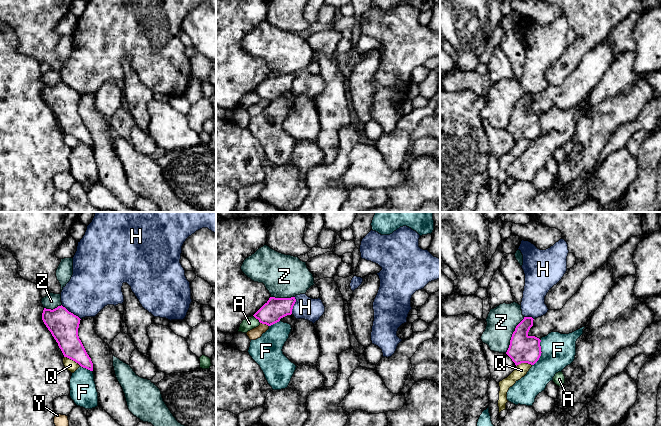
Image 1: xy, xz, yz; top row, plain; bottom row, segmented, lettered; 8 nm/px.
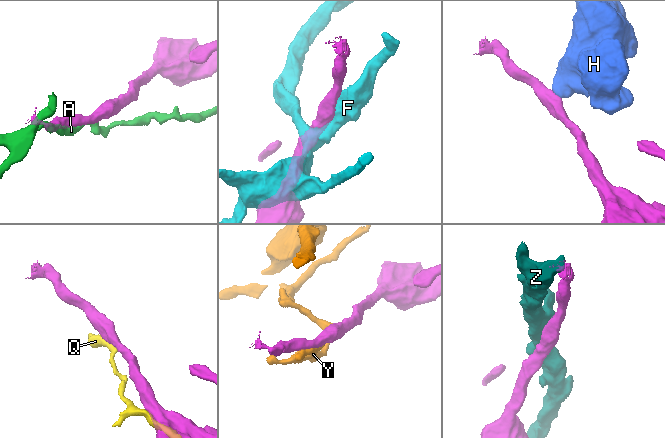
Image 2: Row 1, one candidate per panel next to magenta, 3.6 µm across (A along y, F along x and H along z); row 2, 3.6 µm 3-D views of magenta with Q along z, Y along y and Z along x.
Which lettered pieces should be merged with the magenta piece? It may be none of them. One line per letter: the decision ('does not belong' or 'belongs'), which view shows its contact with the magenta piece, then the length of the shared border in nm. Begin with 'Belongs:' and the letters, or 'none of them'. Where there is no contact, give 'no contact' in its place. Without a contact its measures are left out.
Belongs: none of them
A: does not belong | xz | 90 nm
F: does not belong | yz | 220 nm
H: does not belong | xy | 200 nm
Q: does not belong | xy | 150 nm
Y: does not belong | xz | 80 nm
Z: does not belong | yz | 320 nm

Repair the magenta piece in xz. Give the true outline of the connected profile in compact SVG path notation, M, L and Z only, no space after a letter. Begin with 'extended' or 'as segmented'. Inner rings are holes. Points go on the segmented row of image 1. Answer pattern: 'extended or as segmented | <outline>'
as segmented | M270 297L253 316L258 319L260 323L271 326L279 322L281 318L291 315L295 302L295 297Z

